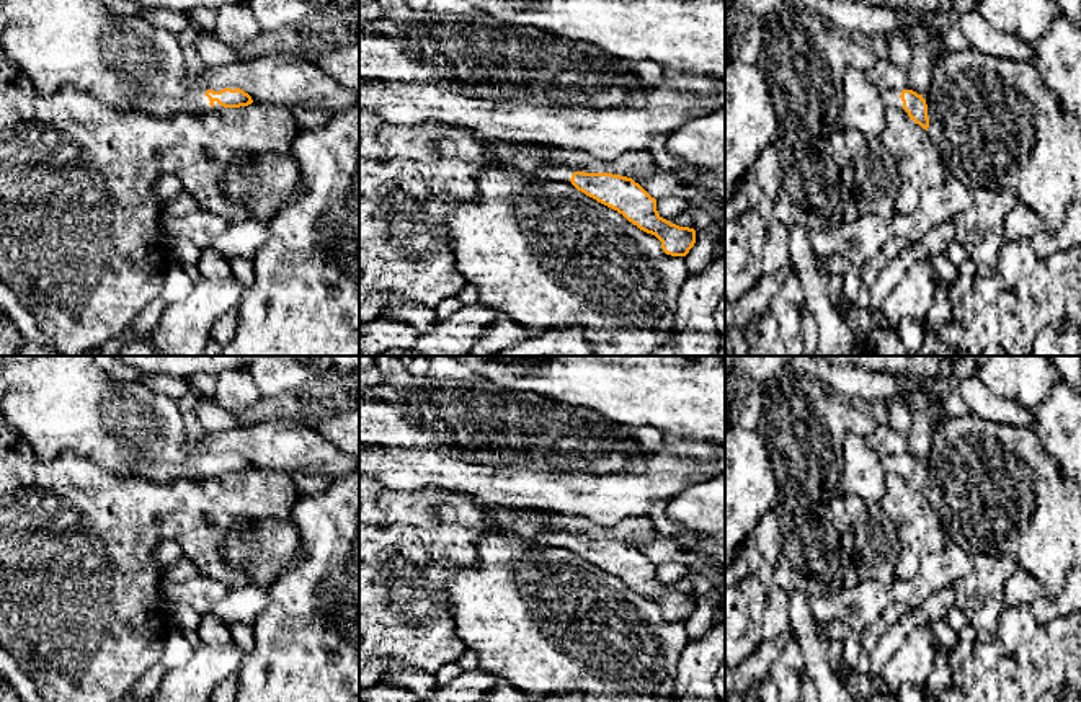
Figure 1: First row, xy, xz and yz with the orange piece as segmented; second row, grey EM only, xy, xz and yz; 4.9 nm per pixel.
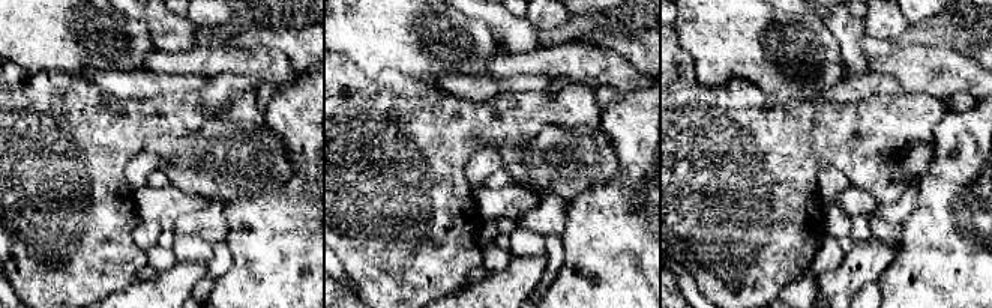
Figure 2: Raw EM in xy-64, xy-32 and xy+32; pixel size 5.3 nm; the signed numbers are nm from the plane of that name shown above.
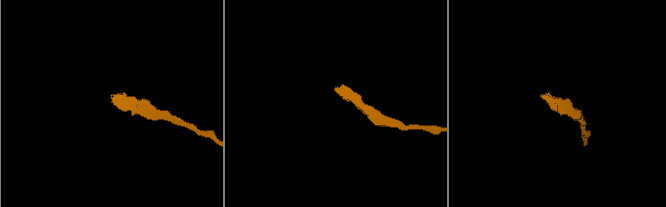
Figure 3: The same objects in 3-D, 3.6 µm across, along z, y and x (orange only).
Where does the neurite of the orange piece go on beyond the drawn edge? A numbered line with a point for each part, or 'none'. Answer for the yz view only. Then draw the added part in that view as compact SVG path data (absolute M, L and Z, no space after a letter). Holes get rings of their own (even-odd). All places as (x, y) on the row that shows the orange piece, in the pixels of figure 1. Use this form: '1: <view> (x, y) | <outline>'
1: yz (890, 98) | M906 85L900 90L885 90L885 91L882 91L882 101L887 108L896 108L896 109L903 111L908 116L908 113L903 109L903 101L900 98L903 90L911 90L911 88Z

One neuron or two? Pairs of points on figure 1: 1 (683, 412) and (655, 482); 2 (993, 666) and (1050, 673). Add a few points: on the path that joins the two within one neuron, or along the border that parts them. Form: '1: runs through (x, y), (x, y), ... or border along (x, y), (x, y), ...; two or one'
1: border along (665, 433), (701, 438), (707, 443); two
2: runs through (1008, 670), (1036, 670); one

